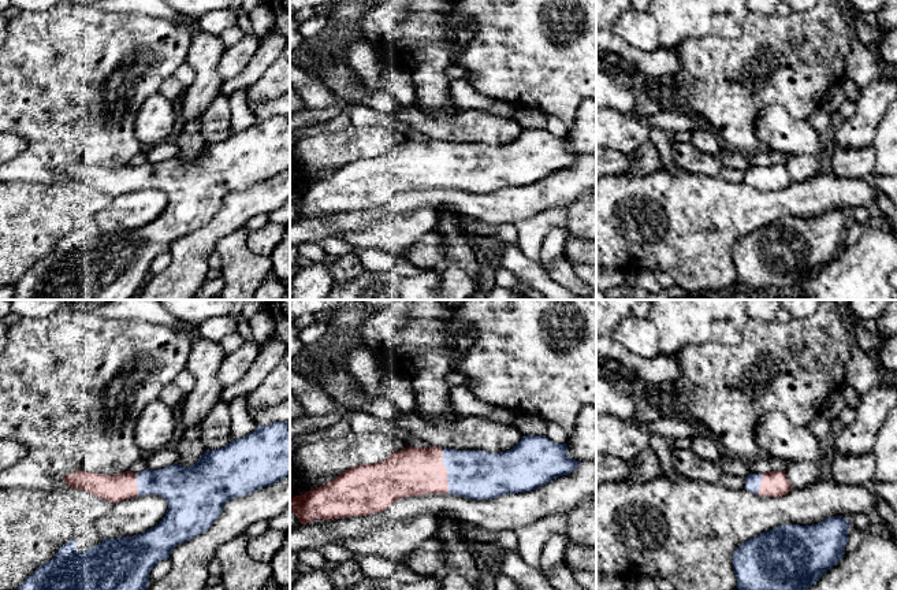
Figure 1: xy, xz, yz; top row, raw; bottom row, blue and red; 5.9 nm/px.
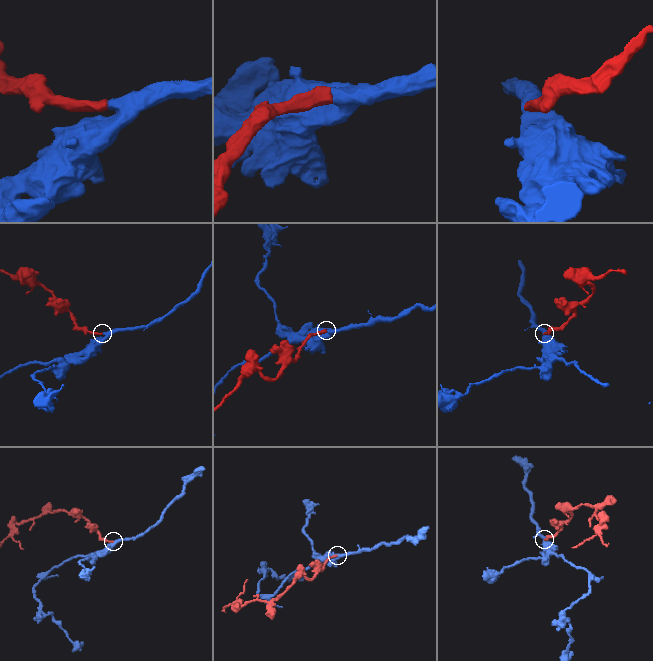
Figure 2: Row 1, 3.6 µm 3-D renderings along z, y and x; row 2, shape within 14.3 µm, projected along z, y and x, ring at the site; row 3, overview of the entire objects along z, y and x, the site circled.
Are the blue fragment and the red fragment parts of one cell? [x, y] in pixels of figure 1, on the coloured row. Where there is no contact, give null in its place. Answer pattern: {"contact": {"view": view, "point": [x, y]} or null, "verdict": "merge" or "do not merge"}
{"contact": {"view": "xz", "point": [447, 471]}, "verdict": "merge"}

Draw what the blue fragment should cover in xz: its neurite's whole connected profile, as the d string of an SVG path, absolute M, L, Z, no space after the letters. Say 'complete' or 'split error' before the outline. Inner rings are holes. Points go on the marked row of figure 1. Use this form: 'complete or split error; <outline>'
split error; M524 435L513 449L499 453L407 445L380 463L349 468L330 483L290 498L290 511L301 524L306 524L316 519L366 516L390 508L401 498L421 494L442 493L470 500L491 500L539 489L576 471L580 464L567 454L566 444L555 444L544 435Z

